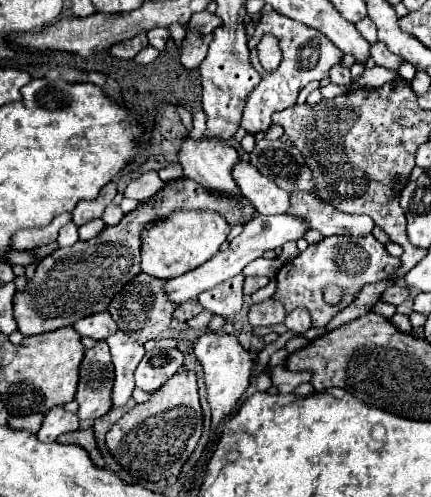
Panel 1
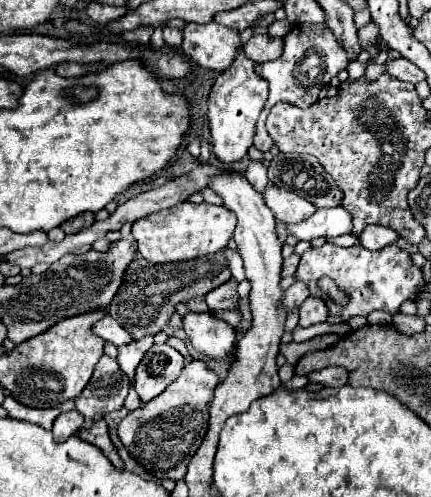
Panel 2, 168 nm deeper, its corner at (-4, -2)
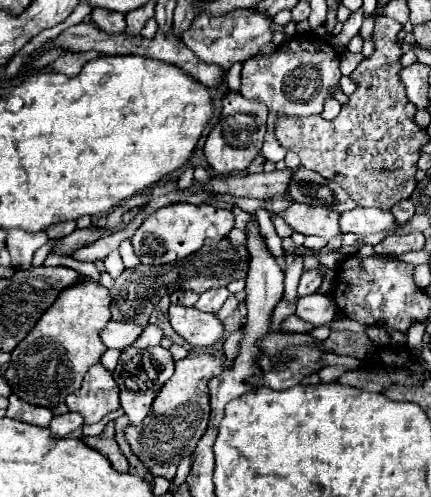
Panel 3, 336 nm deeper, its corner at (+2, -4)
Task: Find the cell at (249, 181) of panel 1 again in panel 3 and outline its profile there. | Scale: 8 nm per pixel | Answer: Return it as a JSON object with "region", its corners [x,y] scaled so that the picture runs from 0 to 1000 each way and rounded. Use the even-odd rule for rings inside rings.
{"region":[[[677,410],[659,435],[654,435],[682,467],[710,471],[710,475],[747,475],[752,483],[789,479],[789,431],[742,419],[742,414],[715,414],[715,410]]]}

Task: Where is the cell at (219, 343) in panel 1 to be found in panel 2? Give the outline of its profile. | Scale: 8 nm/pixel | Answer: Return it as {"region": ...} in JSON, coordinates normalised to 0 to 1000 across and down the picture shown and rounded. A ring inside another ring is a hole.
{"region":[[[441,628],[427,636],[427,668],[441,680],[441,692],[464,712],[543,728],[548,708],[548,668],[520,644],[506,644],[492,628]]]}

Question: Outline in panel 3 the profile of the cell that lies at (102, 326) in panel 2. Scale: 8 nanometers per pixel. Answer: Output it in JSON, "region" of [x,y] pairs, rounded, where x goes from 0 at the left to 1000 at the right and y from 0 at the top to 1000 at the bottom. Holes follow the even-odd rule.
{"region":[[[255,644],[246,652],[246,660],[232,668],[232,680],[246,692],[246,700],[288,704],[316,688],[316,680],[329,672],[329,664],[334,660],[311,648],[260,648]]]}

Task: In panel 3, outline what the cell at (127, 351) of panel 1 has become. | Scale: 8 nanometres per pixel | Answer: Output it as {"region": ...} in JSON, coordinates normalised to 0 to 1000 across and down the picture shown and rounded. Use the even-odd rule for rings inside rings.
{"region":[[[343,652],[339,656],[339,664],[329,668],[329,676],[316,684],[316,700],[343,700],[343,696],[362,696],[362,692],[371,692],[371,684],[381,680],[381,668],[367,660],[367,656],[353,656],[353,652]]]}

